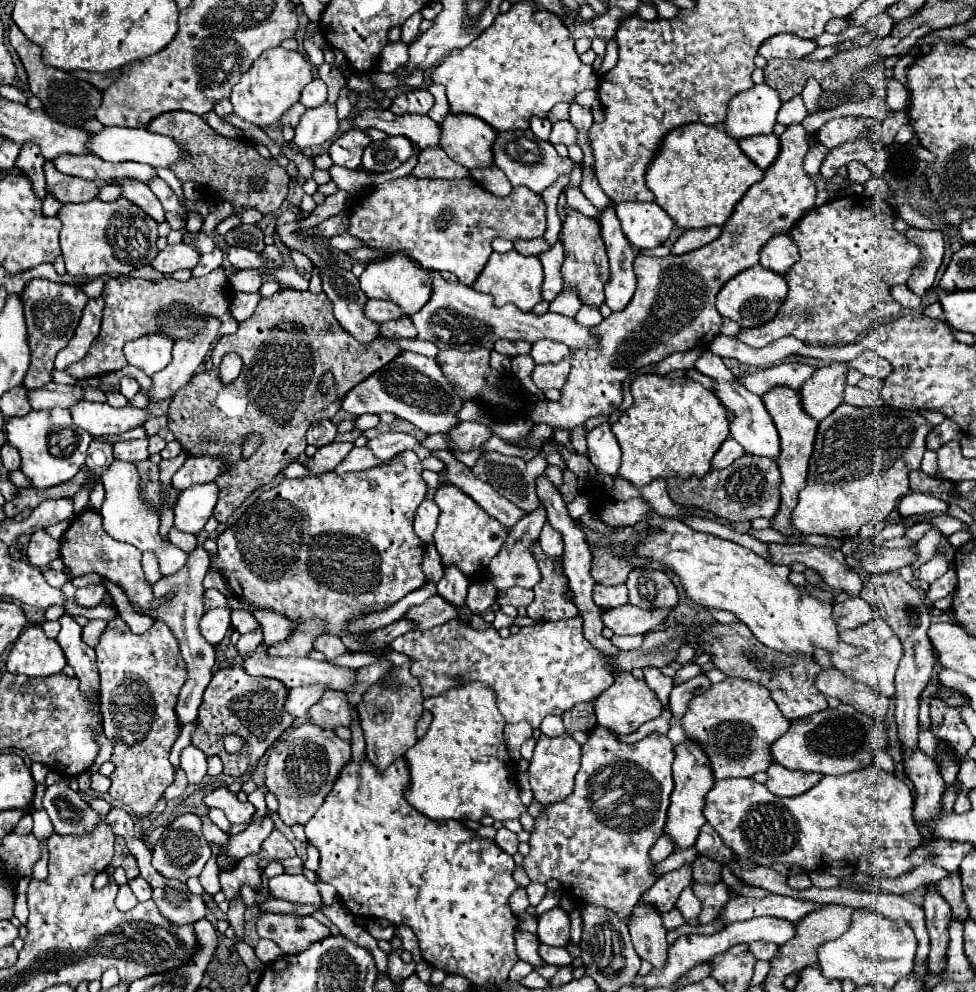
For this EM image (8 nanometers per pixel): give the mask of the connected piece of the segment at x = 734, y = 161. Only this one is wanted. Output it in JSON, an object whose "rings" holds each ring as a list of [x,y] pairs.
{"rings":[[[689,123],[677,127],[663,139],[663,147],[659,147],[659,155],[655,155],[647,171],[647,187],[653,191],[655,203],[669,213],[677,227],[721,227],[745,191],[761,177],[763,169],[739,149],[737,141],[727,135],[723,123]]]}

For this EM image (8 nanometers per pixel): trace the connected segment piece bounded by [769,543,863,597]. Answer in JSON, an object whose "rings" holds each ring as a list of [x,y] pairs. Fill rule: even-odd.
{"rings":[[[769,543],[771,563],[789,565],[789,563],[805,563],[809,569],[815,569],[823,581],[839,591],[845,591],[849,597],[857,597],[863,589],[863,581],[857,571],[853,571],[843,553],[831,547],[815,547],[815,545],[777,545]]]}

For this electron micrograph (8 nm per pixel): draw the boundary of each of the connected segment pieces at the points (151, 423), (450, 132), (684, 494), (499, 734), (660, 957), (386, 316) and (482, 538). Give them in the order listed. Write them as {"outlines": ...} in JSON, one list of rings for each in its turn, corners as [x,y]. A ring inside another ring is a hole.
{"outlines":[[[[163,415],[163,417],[151,417],[147,423],[145,423],[145,433],[147,433],[147,437],[153,437],[161,427],[165,427],[167,425],[167,417]]],[[[447,113],[441,127],[441,143],[439,147],[459,165],[473,167],[491,167],[491,143],[495,141],[495,129],[487,127],[481,119],[473,115]]],[[[745,453],[735,463],[721,471],[709,471],[703,479],[689,477],[679,479],[671,477],[667,479],[667,491],[669,497],[685,507],[699,507],[703,511],[709,511],[713,515],[725,517],[729,521],[753,521],[757,517],[771,519],[779,509],[779,469],[777,463],[769,457],[757,457]]],[[[471,681],[425,699],[423,707],[433,713],[433,721],[427,733],[403,755],[411,773],[407,801],[435,821],[479,821],[485,815],[497,821],[519,819],[527,807],[519,799],[513,759],[503,741],[505,719],[497,707],[495,691],[481,681]]],[[[637,903],[635,911],[629,917],[629,931],[635,951],[643,961],[649,961],[653,967],[663,967],[667,963],[669,945],[665,941],[661,915],[653,907]]],[[[367,301],[365,307],[365,315],[369,319],[375,319],[377,323],[385,323],[385,321],[393,321],[393,319],[401,319],[405,317],[401,307],[395,307],[395,303],[391,301]]],[[[443,485],[435,491],[435,503],[441,509],[437,531],[435,531],[435,547],[441,555],[445,567],[455,565],[461,569],[465,577],[483,577],[491,559],[501,551],[507,531],[497,519],[491,519],[469,495],[465,495],[455,485]]]]}

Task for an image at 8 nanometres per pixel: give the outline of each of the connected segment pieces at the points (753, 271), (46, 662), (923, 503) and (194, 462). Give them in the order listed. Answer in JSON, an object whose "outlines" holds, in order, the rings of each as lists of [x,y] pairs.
{"outlines":[[[[757,263],[757,265],[749,267],[747,271],[741,271],[733,279],[729,279],[727,285],[723,285],[723,289],[717,295],[717,311],[723,317],[737,321],[743,329],[757,327],[757,325],[767,323],[779,311],[785,295],[787,295],[785,279],[779,273],[765,269],[763,265]]],[[[29,625],[17,637],[17,641],[13,643],[13,647],[11,647],[9,655],[7,655],[7,663],[5,663],[9,673],[13,673],[13,675],[25,673],[29,677],[49,677],[49,675],[61,673],[65,665],[67,665],[67,661],[65,661],[63,649],[59,647],[59,643],[55,639],[49,639],[39,625]]],[[[909,493],[899,503],[901,517],[921,515],[921,513],[947,513],[947,503],[939,497],[933,497],[931,493]]],[[[187,457],[183,467],[173,475],[173,485],[183,491],[195,483],[209,483],[223,471],[227,471],[229,465],[221,457]]]]}

